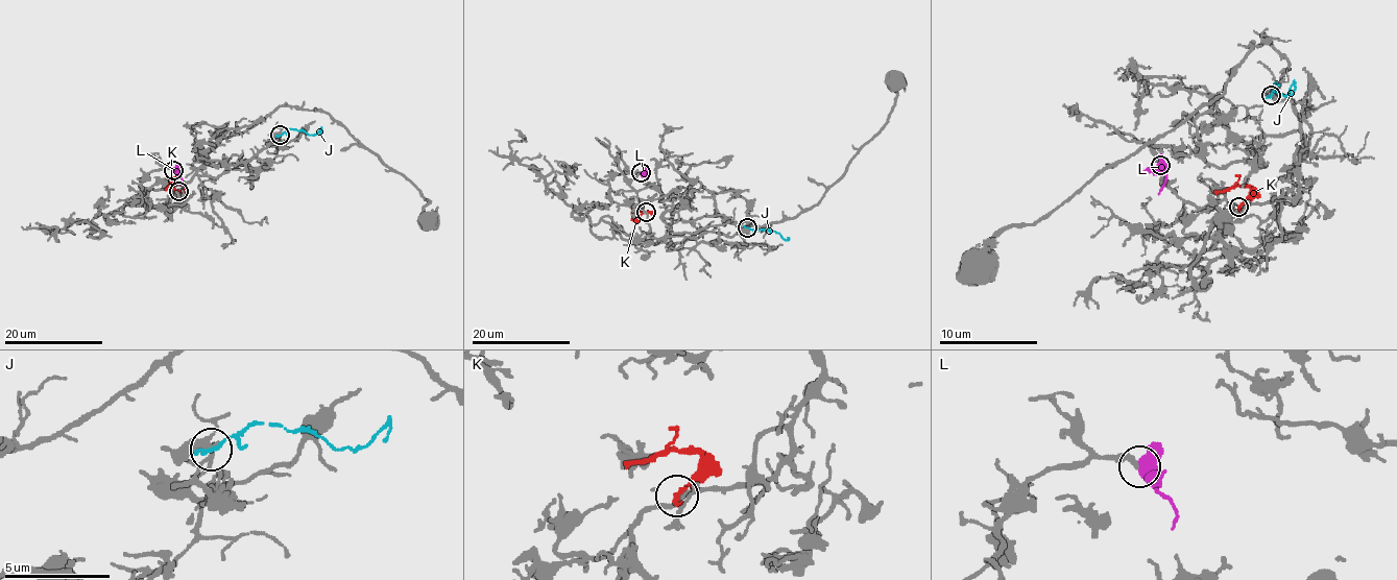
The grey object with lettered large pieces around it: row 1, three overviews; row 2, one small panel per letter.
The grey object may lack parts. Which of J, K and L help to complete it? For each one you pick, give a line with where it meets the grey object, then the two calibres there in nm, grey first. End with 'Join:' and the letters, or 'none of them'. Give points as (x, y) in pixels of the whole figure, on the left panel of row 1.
K: meets grey at (178, 191); 220 nm thick on the grey side, 150 nm on the other
Join: K

